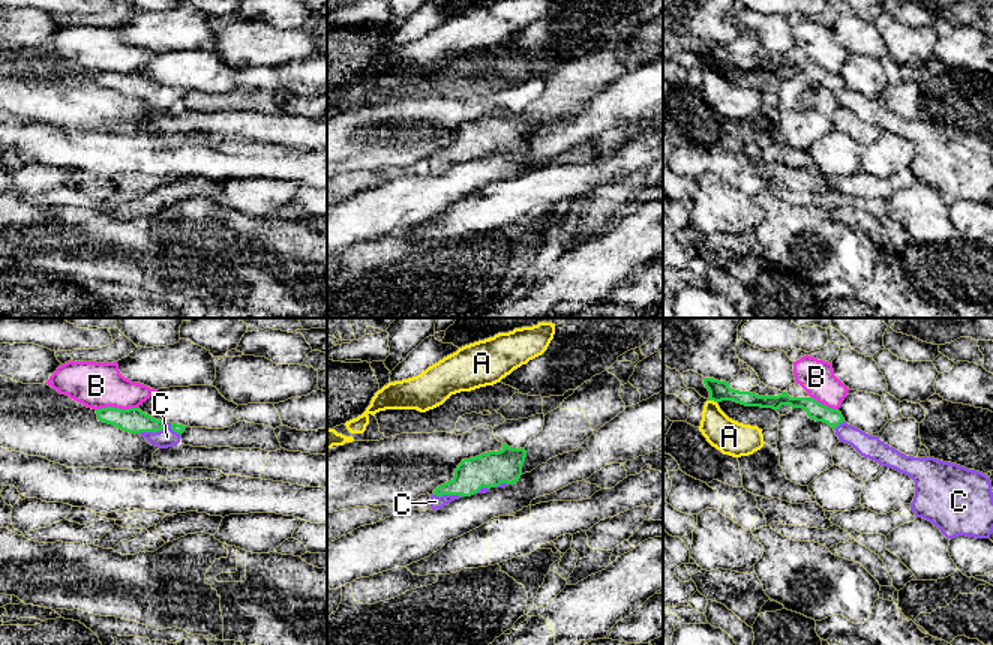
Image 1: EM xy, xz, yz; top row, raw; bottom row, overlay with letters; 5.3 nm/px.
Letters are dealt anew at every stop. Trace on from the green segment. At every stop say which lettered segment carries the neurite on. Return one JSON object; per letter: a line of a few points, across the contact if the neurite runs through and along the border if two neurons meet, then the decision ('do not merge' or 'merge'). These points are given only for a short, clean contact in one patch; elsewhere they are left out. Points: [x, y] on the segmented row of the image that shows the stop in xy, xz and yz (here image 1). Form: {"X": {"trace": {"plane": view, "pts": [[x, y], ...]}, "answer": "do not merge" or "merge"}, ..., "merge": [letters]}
{"A": {"answer": "do not merge"}, "B": {"answer": "do not merge"}, "C": {"trace": {"plane": "xy", "pts": [[132, 420], [146, 425], [153, 432], [167, 437]]}, "answer": "merge"}, "merge": ["C"]}

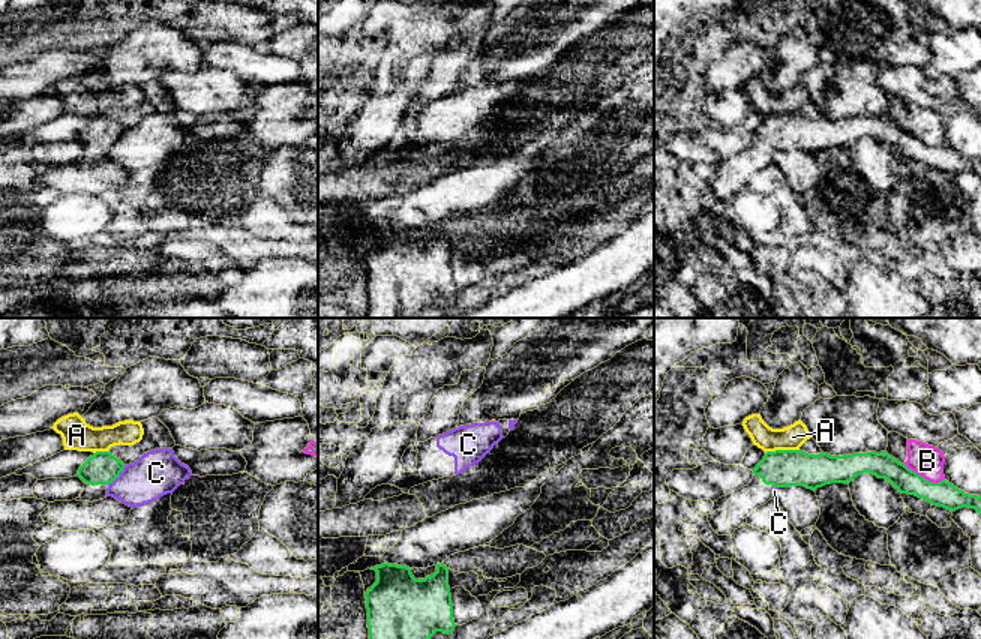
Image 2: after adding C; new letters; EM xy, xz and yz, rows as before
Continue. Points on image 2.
{"A": {"trace": {"plane": "yz", "pts": [[798, 449], [776, 449], [765, 453]]}, "answer": "do not merge"}, "B": {"trace": {"plane": "yz", "pts": [[903, 464], [932, 482], [944, 480]]}, "answer": "do not merge"}, "C": {"trace": {"plane": "xy", "pts": [[125, 465], [108, 485]]}, "answer": "do not merge"}, "merge": []}

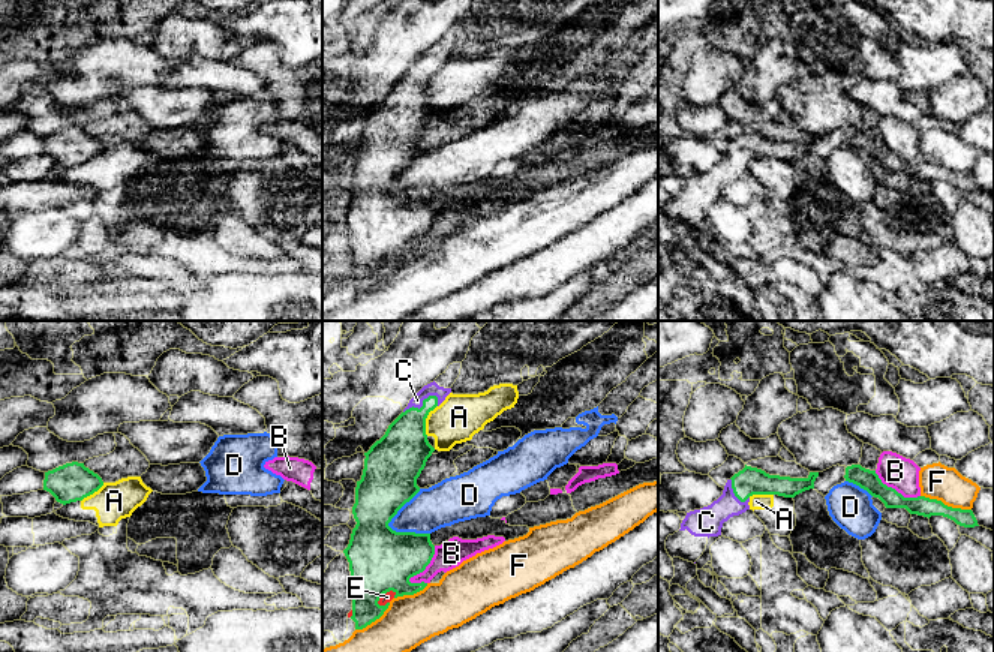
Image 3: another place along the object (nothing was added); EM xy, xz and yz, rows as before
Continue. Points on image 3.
{"A": {"trace": {"plane": "xz", "pts": [[437, 405], [426, 418], [426, 435]]}, "answer": "do not merge"}, "B": {"trace": {"plane": "xz", "pts": [[435, 546], [431, 562], [410, 579], [411, 583]]}, "answer": "do not merge"}, "C": {"trace": {"plane": "xz", "pts": [[404, 447], [413, 417], [423, 405], [432, 388]]}, "answer": "merge"}, "D": {"answer": "do not merge"}, "E": {"trace": {"plane": "xz", "pts": [[396, 592], [387, 591], [377, 603]]}, "answer": "do not merge"}, "F": {"answer": "do not merge"}, "merge": ["C"]}

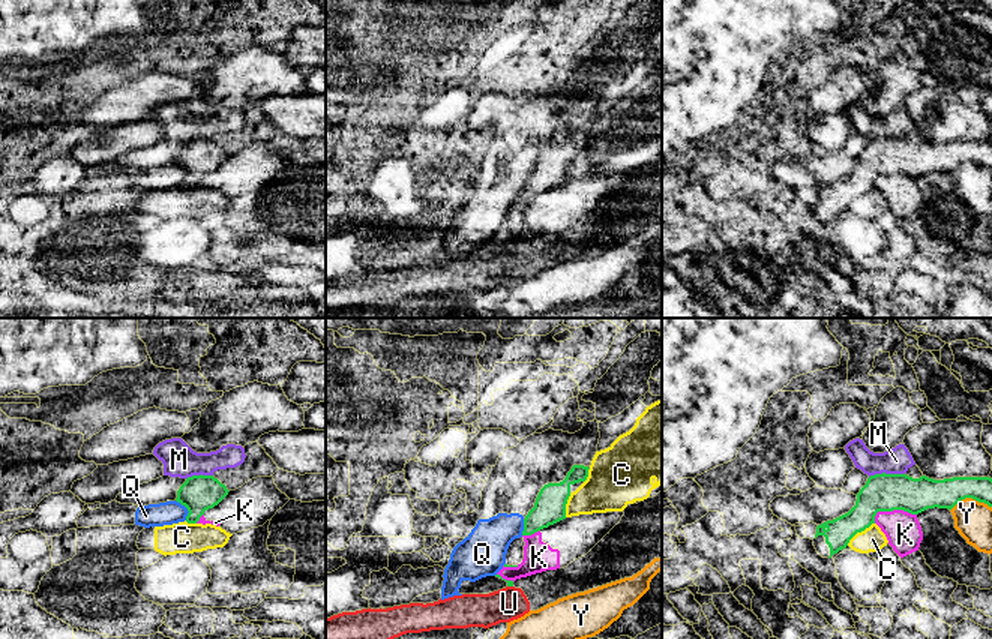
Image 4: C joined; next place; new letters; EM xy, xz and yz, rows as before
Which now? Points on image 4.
{"C": {"answer": "do not merge"}, "K": {"trace": {"plane": "yz", "pts": [[916, 515], [907, 510], [880, 510], [874, 522]]}, "answer": "do not merge"}, "M": {"trace": {"plane": "yz", "pts": [[904, 473], [875, 473], [869, 477]]}, "answer": "do not merge"}, "Q": {"trace": {"plane": "xy", "pts": [[176, 500], [186, 509], [186, 519]]}, "answer": "do not merge"}, "U": {"trace": {"plane": "xz", "pts": [[508, 585], [512, 587]]}, "answer": "do not merge"}, "Y": {"answer": "do not merge"}, "merge": []}

